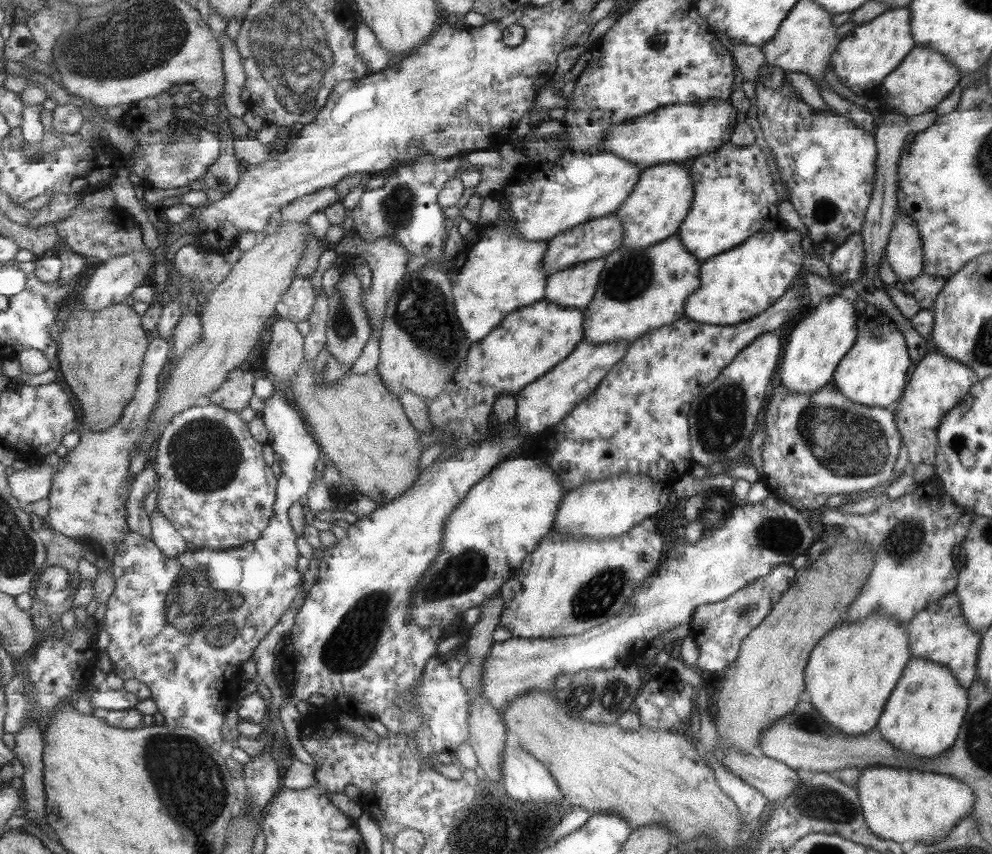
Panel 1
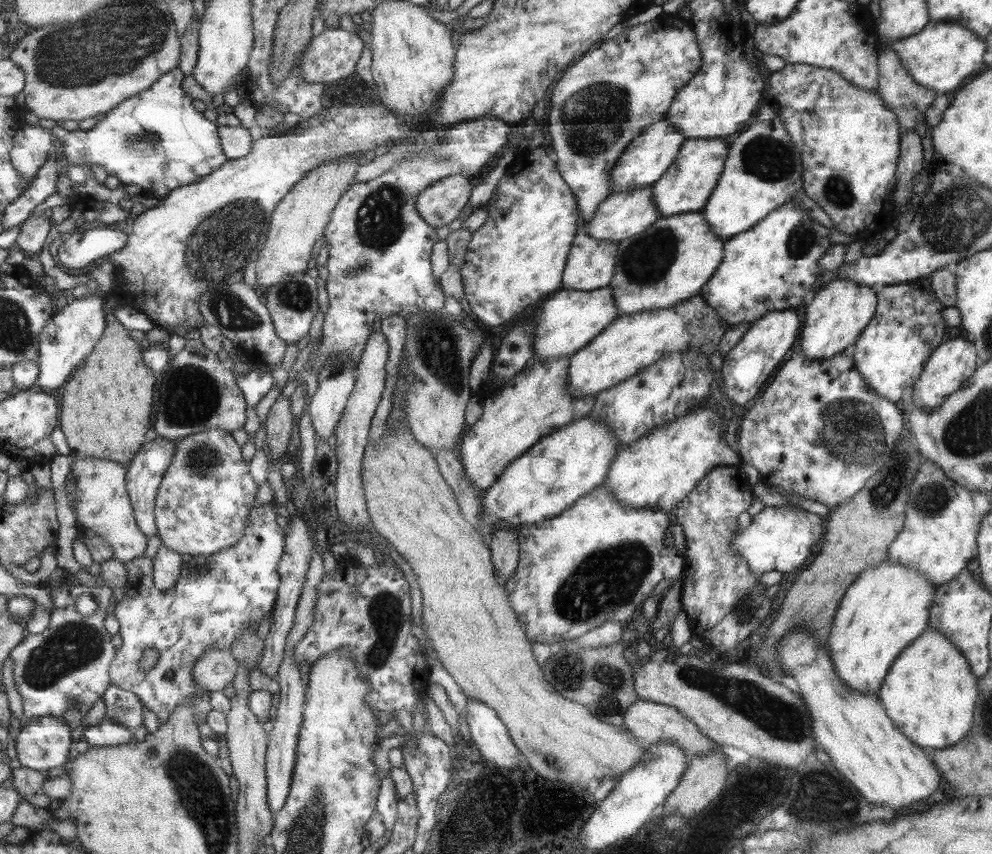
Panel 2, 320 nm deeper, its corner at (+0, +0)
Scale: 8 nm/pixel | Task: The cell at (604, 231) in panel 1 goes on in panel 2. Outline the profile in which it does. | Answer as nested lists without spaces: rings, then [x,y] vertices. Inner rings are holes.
[[[651,186],[631,189],[625,192],[611,194],[595,211],[594,216],[587,222],[587,234],[597,240],[608,240],[614,243],[638,235],[661,218],[656,204],[652,201]]]

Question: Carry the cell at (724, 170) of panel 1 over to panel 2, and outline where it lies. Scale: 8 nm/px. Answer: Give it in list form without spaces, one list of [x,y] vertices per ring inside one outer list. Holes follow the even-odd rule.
[[[776,117],[762,122],[753,120],[743,132],[729,139],[728,156],[713,194],[701,214],[723,242],[761,222],[767,214],[801,190],[802,154],[791,140],[785,125]]]

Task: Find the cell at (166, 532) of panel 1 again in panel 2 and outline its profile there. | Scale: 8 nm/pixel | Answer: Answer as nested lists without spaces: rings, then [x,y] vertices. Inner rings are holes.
[[[162,543],[154,557],[154,581],[161,591],[171,591],[180,582],[183,556]]]

